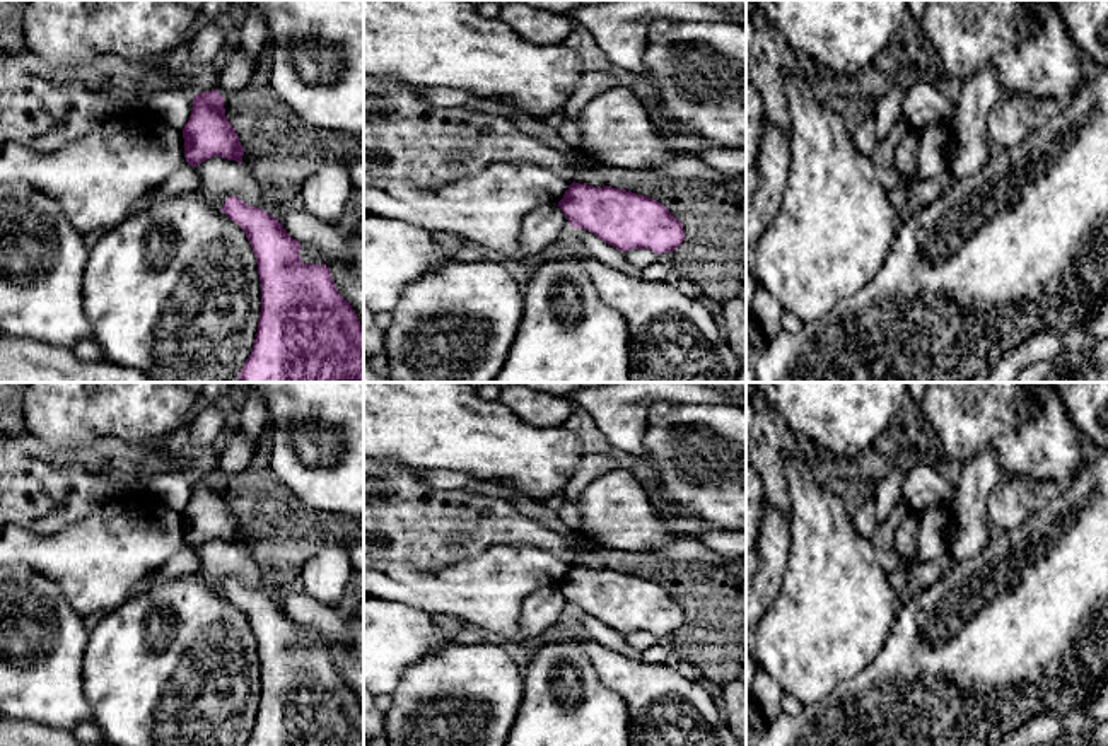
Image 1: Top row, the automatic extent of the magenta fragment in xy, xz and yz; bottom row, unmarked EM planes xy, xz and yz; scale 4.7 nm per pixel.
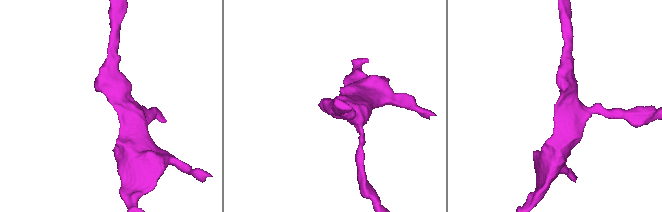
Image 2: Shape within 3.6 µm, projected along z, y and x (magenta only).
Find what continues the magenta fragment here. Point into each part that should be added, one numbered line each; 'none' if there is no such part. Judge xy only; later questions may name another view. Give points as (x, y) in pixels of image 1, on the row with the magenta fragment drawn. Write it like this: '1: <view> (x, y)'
none

